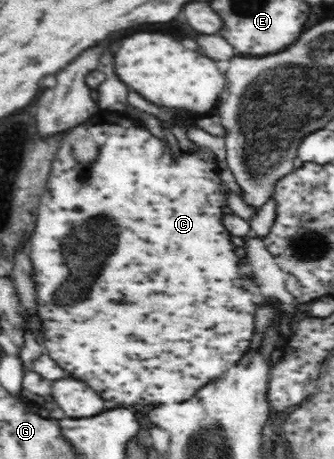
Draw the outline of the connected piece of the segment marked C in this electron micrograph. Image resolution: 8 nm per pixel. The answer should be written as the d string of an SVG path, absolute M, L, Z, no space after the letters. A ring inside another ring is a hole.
M94 124L94 126L76 126L66 136L63 135L56 154L51 158L45 191L41 194L36 219L34 238L30 238L29 255L33 264L35 280L37 318L42 324L41 345L58 366L70 372L74 378L86 382L96 390L104 400L116 400L120 404L158 404L158 402L184 402L196 394L212 380L226 376L226 372L245 356L254 334L254 318L257 306L252 295L242 288L246 280L238 274L239 257L236 258L234 245L230 242L230 233L222 226L221 214L224 208L222 184L218 178L218 166L202 152L186 152L178 158L172 158L170 150L142 128L122 128L118 124ZM80 138L90 138L98 144L96 160L88 166L82 166L74 156L74 146Z

